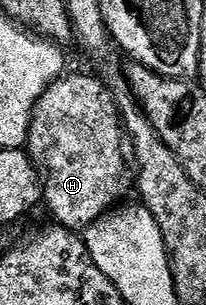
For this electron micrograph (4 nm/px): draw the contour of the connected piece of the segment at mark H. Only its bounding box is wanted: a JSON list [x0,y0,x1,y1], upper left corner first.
[25,73,132,231]

